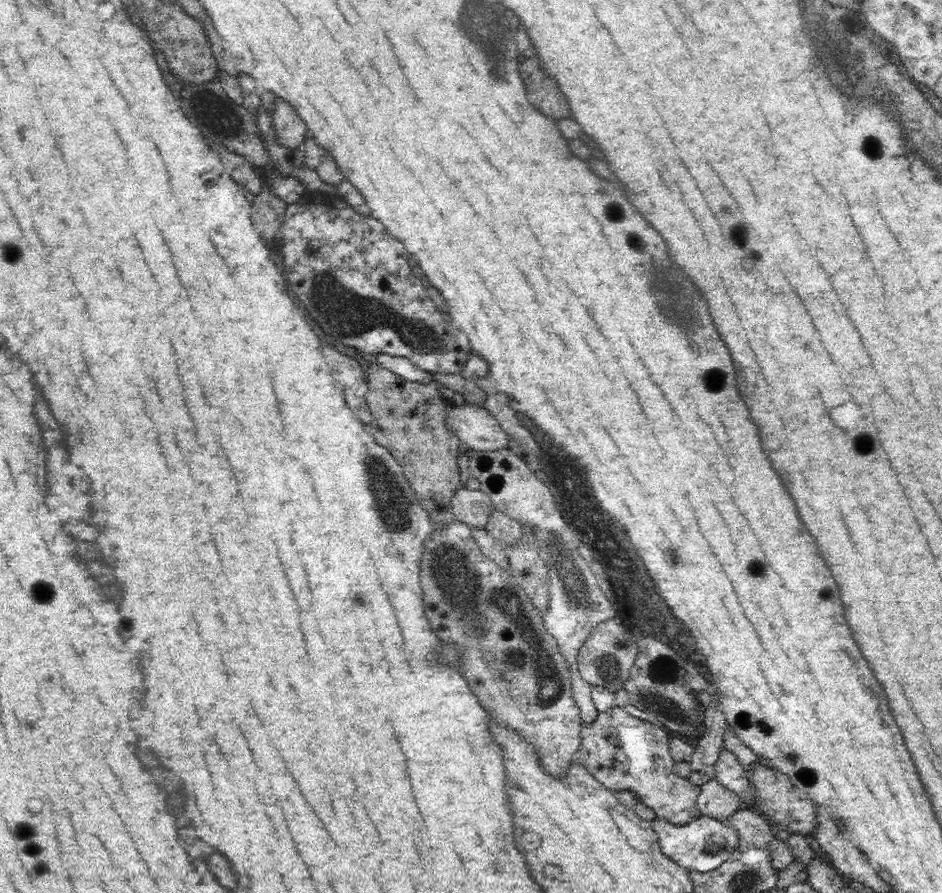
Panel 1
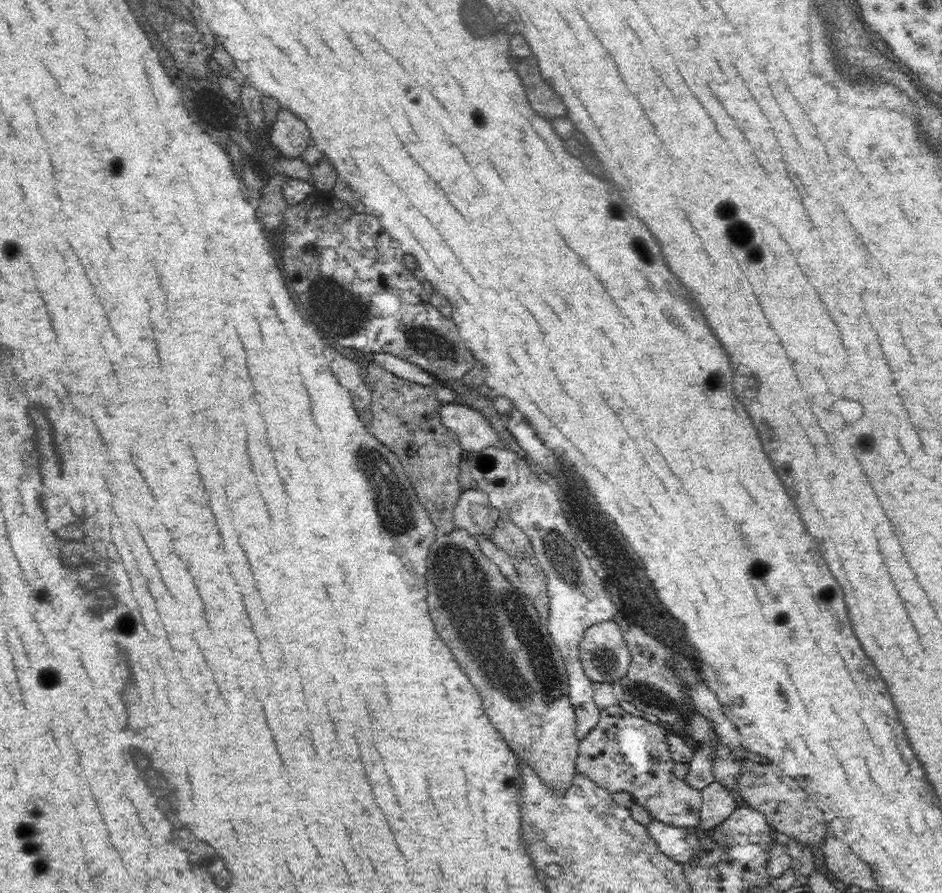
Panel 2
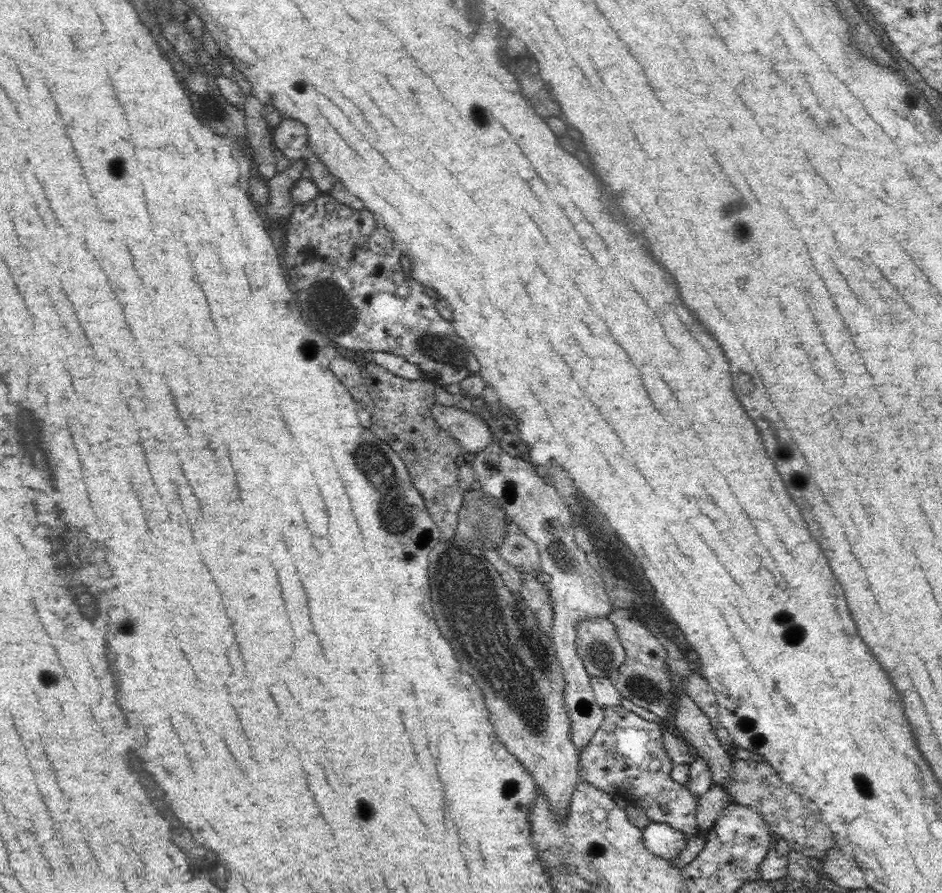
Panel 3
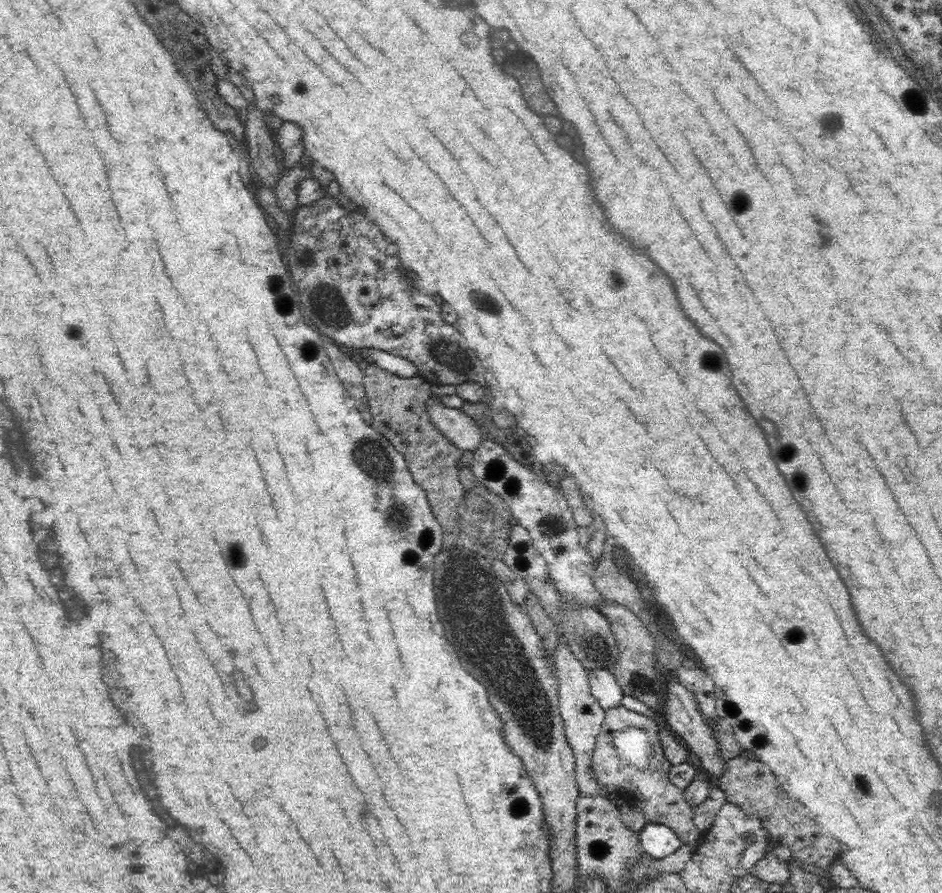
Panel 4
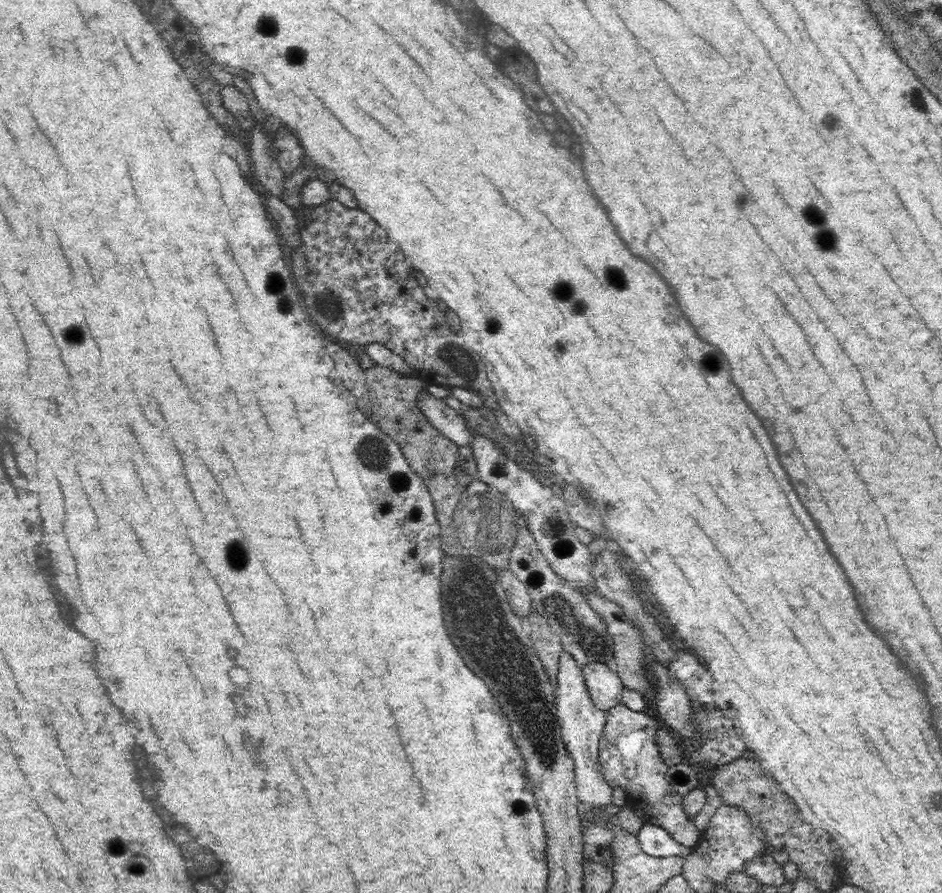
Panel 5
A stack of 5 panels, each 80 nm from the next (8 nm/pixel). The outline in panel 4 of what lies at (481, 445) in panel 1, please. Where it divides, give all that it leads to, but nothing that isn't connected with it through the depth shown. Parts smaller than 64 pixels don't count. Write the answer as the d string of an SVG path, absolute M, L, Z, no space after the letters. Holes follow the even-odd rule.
M434 397L426 402L432 424L462 452L473 451L485 439L482 427L462 409L450 408Z

